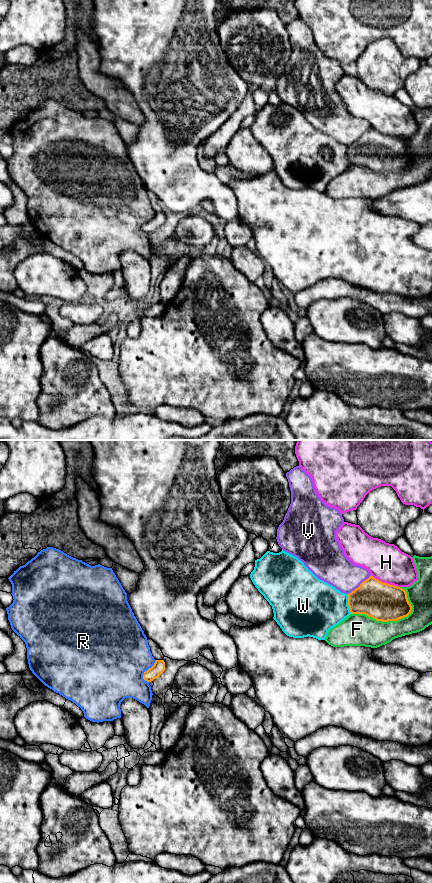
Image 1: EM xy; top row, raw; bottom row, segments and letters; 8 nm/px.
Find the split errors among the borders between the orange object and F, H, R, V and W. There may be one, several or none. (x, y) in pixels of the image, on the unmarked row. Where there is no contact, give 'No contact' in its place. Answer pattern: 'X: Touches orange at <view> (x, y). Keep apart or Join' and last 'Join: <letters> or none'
F: Touches orange at xy (383, 173). Keep apart
H: Touches orange at xy (385, 135). Keep apart
R: Touches orange at xy (145, 223). Keep apart
V: Touches orange at xy (360, 137). Keep apart
W: Touches orange at xy (348, 156). Keep apart
Join: none

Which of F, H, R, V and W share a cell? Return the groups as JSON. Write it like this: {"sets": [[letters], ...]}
{"sets": [["F"], ["H"], ["R"], ["V"], ["W"]]}

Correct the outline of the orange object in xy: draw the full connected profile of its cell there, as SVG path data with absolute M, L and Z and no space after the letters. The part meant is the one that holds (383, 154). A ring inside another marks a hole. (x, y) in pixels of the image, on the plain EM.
M372 127L347 147L351 166L365 166L376 173L397 173L412 163L404 141L383 135Z

